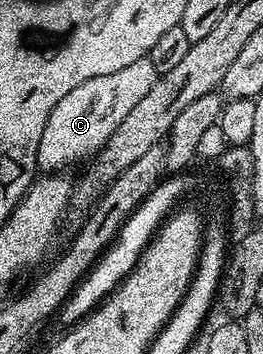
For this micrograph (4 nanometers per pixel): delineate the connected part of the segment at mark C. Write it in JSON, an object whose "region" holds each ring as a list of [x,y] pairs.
{"region":[[[146,57],[126,64],[126,68],[118,68],[118,72],[110,72],[110,76],[94,76],[94,80],[78,84],[78,88],[58,100],[54,112],[50,112],[50,120],[46,120],[46,128],[42,128],[42,140],[38,140],[36,153],[37,167],[44,172],[64,172],[67,166],[83,163],[95,155],[114,128],[134,109],[134,104],[154,88],[157,77],[154,64]]]}

